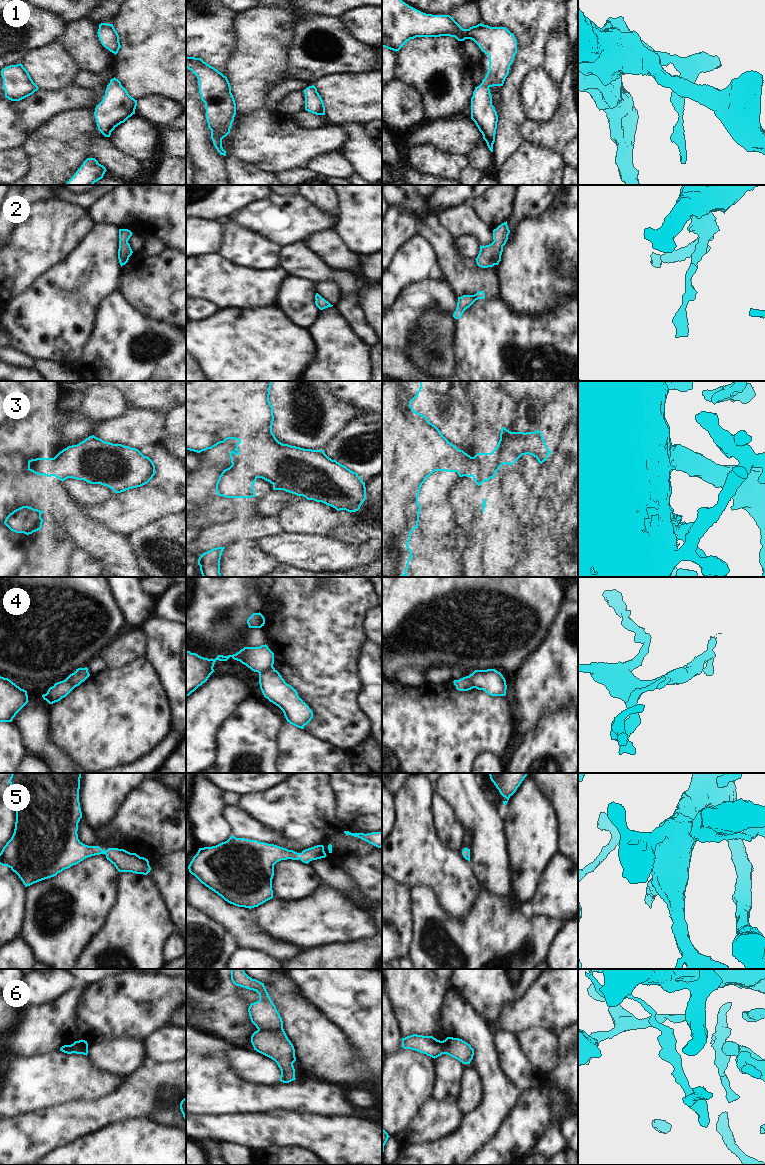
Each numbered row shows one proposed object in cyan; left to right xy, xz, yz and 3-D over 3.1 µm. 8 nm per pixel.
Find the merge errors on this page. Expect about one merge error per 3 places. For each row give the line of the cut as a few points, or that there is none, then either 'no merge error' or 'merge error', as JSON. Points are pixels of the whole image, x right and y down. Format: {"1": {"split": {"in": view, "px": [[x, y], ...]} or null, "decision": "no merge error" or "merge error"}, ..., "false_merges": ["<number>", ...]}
{"1": {"split": null, "decision": "no merge error"}, "2": {"split": null, "decision": "no merge error"}, "3": {"split": null, "decision": "no merge error"}, "4": {"split": {"in": "xz", "px": [[273, 667], [259, 673]]}, "decision": "merge error"}, "5": {"split": null, "decision": "no merge error"}, "6": {"split": {"in": "xy", "px": [[70, 1045], [84, 1049]]}, "decision": "merge error"}, "false_merges": ["4", "6"]}

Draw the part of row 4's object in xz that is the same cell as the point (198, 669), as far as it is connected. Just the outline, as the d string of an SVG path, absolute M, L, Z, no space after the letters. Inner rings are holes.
M266 644L259 647L244 647L236 654L218 655L215 659L204 658L186 650L186 697L215 672L213 667L217 660L227 661L230 657L258 673L273 668L274 664L274 653Z

